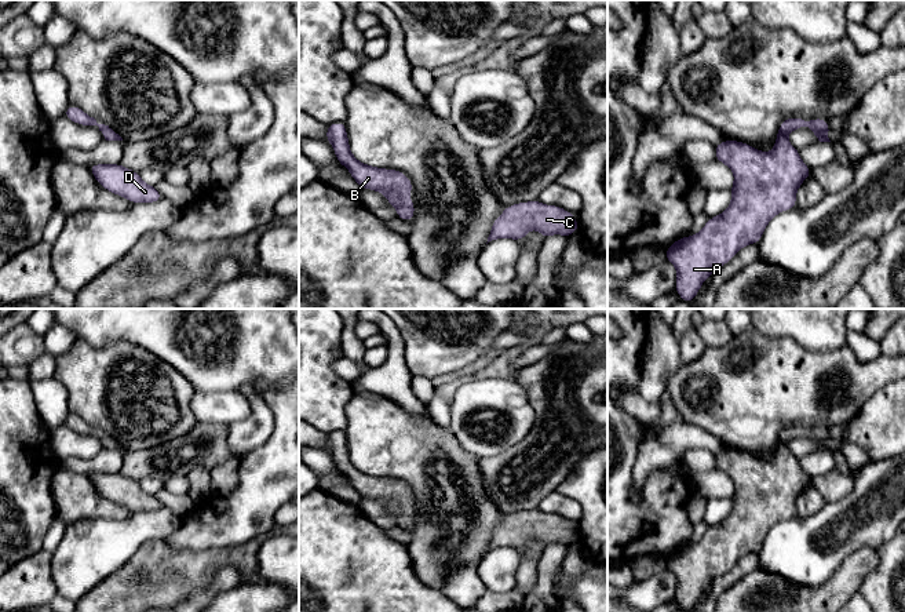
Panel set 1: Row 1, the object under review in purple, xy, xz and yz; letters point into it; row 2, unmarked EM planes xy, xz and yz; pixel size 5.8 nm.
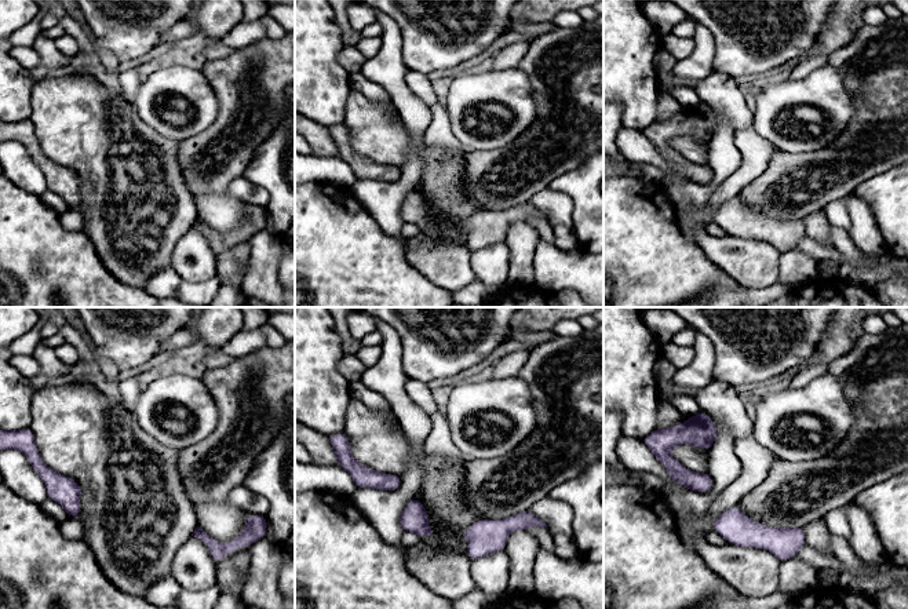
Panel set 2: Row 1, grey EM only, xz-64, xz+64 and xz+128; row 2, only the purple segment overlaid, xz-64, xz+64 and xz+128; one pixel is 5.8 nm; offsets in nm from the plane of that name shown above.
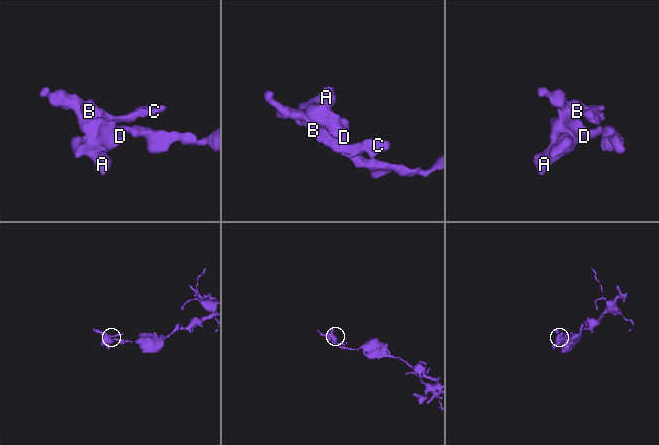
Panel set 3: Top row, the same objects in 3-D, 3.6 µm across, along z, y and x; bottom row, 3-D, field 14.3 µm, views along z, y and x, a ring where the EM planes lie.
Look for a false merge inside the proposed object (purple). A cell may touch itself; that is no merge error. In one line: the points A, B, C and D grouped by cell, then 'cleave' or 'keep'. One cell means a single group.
A B C D; keep

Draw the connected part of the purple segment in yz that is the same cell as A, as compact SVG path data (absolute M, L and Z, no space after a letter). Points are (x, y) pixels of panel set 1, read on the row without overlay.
M800 426L785 427L777 441L774 458L760 460L734 448L715 453L716 470L726 473L734 482L730 514L718 525L709 527L697 543L672 551L665 569L676 576L675 601L683 611L693 611L703 591L715 578L725 575L742 555L758 553L767 532L780 521L796 516L796 500L811 478L802 470L799 459L788 451L788 442L807 434L820 451L831 451L825 427L806 430Z

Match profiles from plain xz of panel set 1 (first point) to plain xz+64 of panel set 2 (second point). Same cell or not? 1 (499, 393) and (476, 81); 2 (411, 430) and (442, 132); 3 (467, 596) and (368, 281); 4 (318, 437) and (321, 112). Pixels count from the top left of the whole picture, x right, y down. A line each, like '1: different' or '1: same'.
1: same
2: different
3: different
4: different

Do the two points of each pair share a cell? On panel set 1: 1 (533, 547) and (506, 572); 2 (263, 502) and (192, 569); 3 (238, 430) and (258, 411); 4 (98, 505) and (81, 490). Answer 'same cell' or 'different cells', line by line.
1: different cells
2: different cells
3: same cell
4: same cell

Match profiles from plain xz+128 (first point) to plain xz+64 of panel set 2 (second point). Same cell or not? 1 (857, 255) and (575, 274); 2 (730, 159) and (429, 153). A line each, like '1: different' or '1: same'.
1: same
2: different

